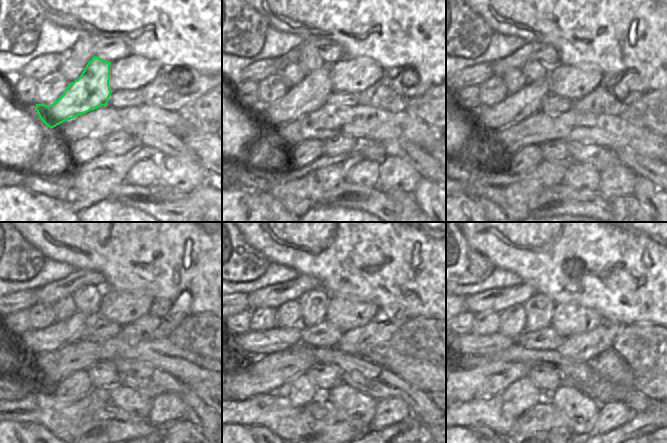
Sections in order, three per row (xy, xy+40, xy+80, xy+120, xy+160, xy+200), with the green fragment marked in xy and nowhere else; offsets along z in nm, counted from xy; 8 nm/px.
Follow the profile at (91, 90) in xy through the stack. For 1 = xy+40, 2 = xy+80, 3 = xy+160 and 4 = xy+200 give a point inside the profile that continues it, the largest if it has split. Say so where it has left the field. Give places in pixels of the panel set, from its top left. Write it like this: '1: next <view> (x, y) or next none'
1: next xy+40 (311, 94)
2: next xy+80 (515, 107)
3: next xy+160 (253, 344)
4: next xy+200 (472, 344)

